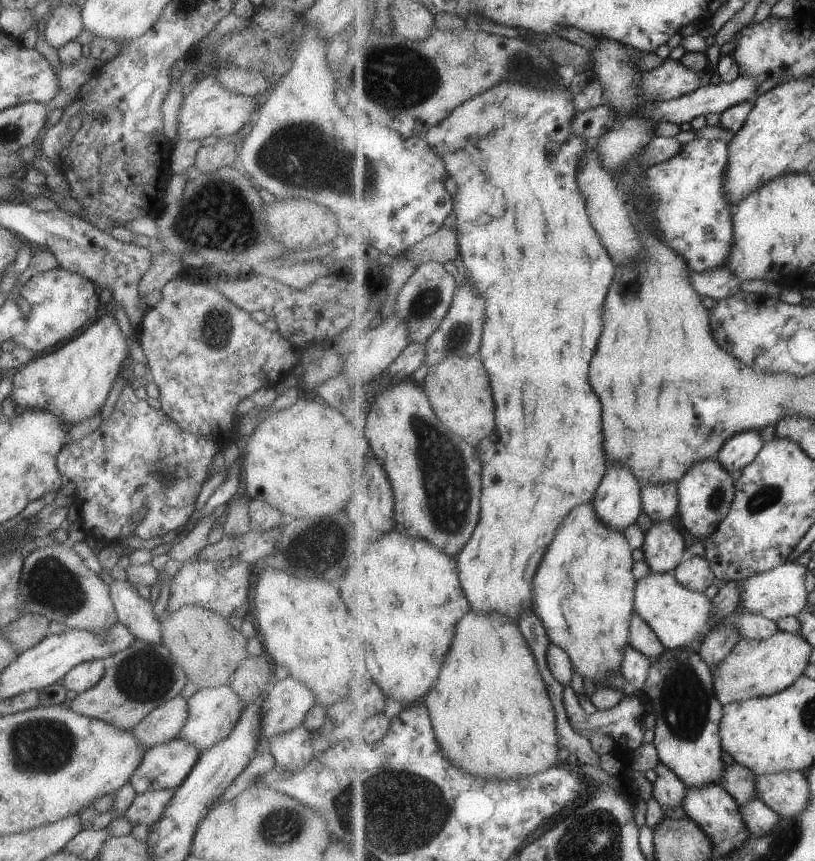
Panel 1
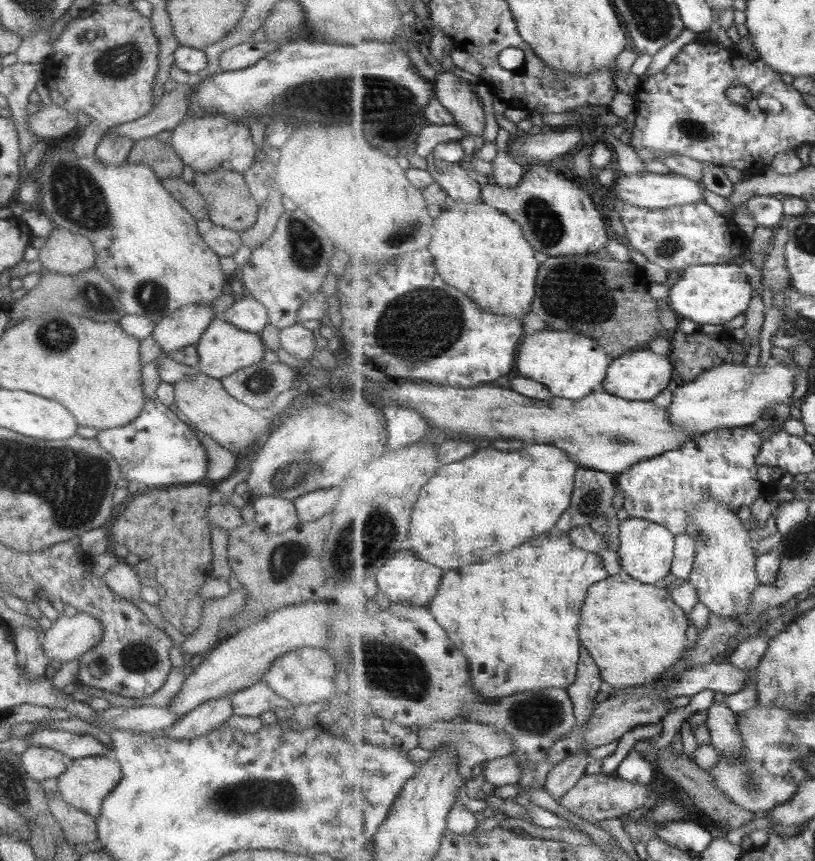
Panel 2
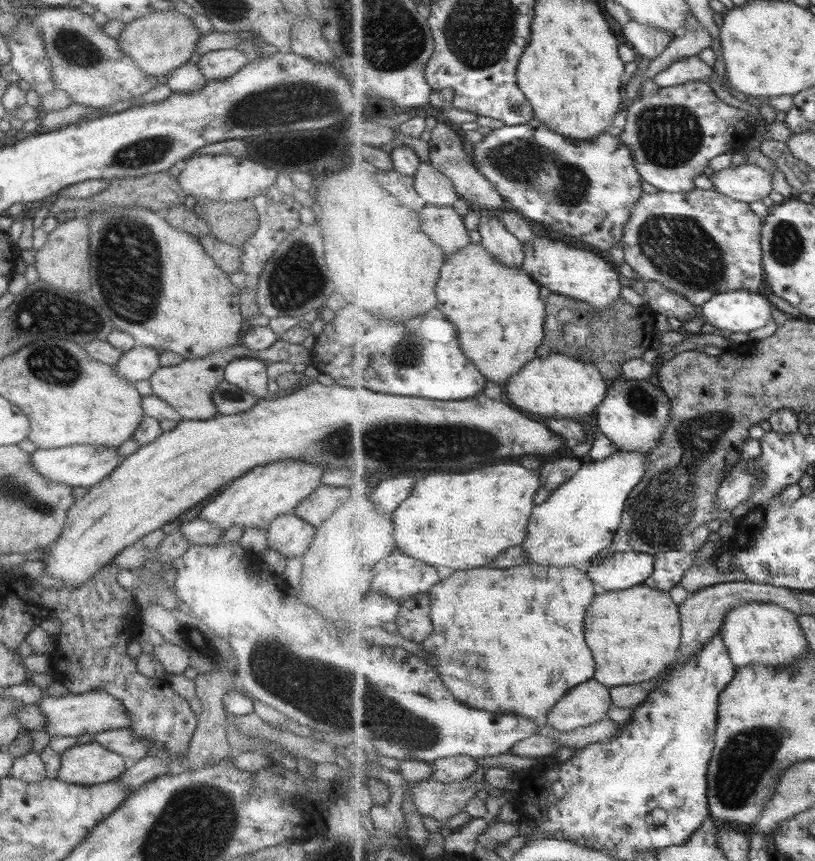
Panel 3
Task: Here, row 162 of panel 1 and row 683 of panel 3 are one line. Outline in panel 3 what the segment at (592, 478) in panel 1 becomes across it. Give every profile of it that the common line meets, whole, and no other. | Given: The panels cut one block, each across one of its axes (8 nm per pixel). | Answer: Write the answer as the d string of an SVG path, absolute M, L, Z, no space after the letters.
M522 565L513 568L479 567L453 571L448 578L442 579L429 593L432 600L433 634L425 640L423 651L428 653L429 661L437 670L444 683L452 690L452 693L469 707L485 709L489 712L519 715L530 718L537 725L547 725L548 716L554 707L572 688L591 680L597 672L593 652L585 642L585 614L587 608L595 600L595 584L586 572L575 567L545 567L541 565Z

